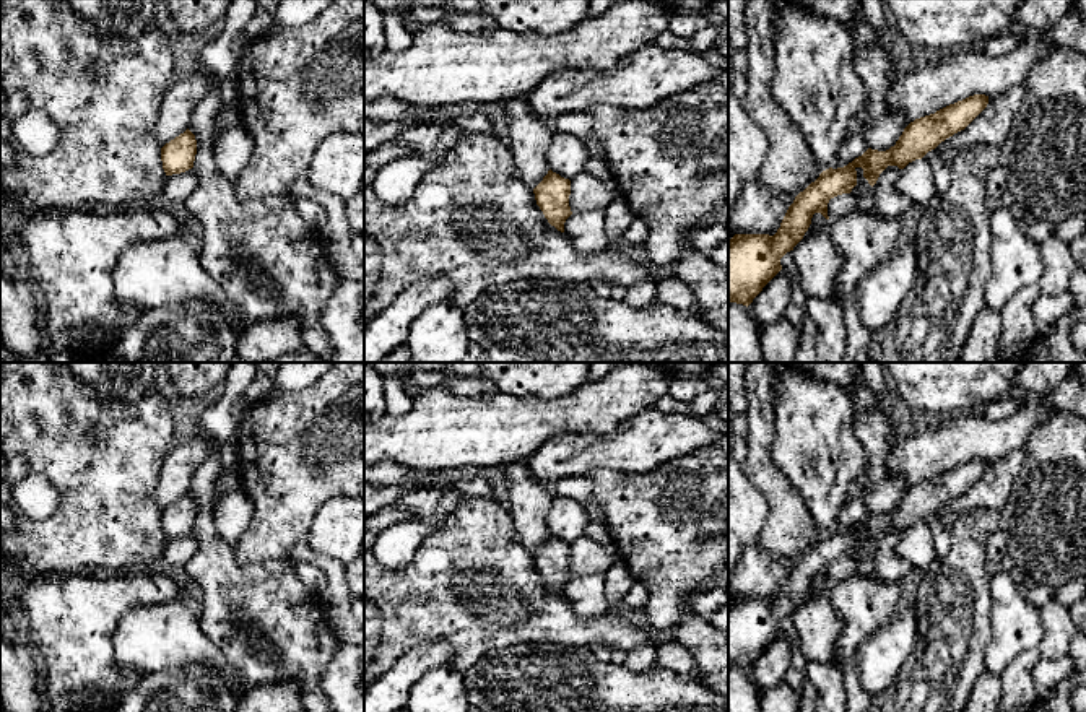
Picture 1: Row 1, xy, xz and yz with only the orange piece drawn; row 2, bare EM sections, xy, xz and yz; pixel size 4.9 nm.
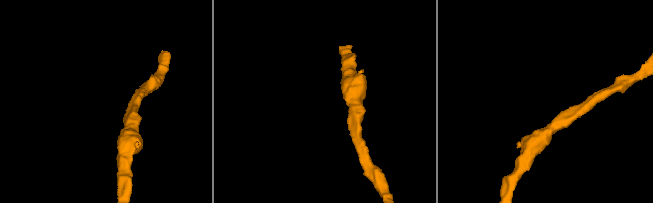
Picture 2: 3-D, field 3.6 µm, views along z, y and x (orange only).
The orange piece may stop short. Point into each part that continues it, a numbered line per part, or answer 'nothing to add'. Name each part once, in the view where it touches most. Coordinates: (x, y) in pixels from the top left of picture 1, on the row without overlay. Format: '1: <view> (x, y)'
nothing to add

